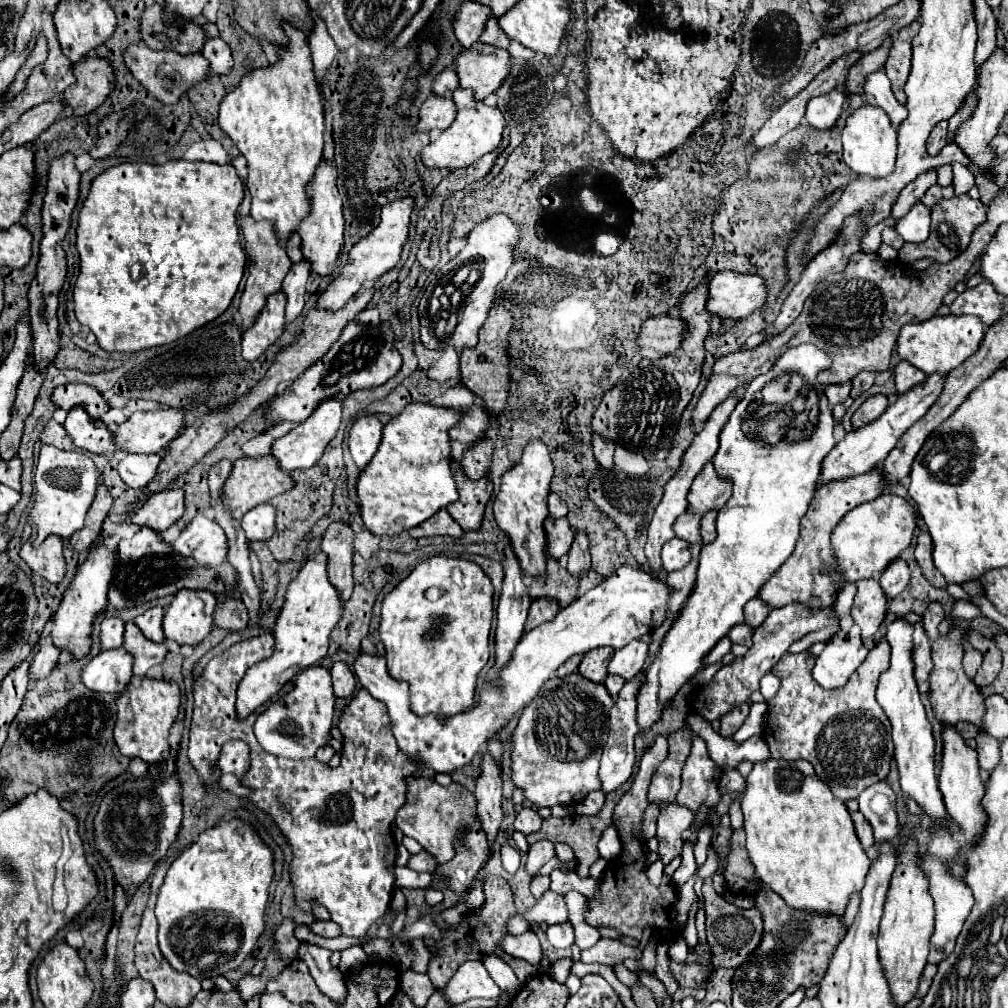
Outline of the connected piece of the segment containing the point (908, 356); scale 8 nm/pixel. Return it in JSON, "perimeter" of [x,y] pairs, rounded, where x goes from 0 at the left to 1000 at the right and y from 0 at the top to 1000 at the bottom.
{"perimeter":[[[945,312],[926,313],[924,317],[900,321],[894,325],[890,335],[890,351],[918,371],[926,369],[939,371],[969,349],[975,333],[977,333],[977,323],[967,313],[945,313]]]}

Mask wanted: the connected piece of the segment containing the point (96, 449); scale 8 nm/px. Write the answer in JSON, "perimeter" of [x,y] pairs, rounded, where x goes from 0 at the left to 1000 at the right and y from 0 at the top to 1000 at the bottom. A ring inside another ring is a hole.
{"perimeter":[[[70,405],[64,417],[64,427],[70,435],[70,438],[86,448],[92,450],[102,450],[102,448],[112,448],[112,435],[106,423],[100,417],[92,417],[86,413],[82,405]]]}

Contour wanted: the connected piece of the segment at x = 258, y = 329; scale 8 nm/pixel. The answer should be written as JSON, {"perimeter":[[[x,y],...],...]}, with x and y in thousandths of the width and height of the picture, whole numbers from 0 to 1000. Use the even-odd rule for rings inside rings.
{"perimeter":[[[281,290],[269,292],[261,312],[253,317],[253,321],[241,329],[241,355],[245,359],[255,357],[263,347],[277,337],[283,321],[283,294]]]}

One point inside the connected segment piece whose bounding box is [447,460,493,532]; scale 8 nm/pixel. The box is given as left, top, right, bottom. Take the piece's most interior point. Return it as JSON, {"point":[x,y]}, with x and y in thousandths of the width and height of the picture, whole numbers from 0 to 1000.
{"point":[469,492]}

